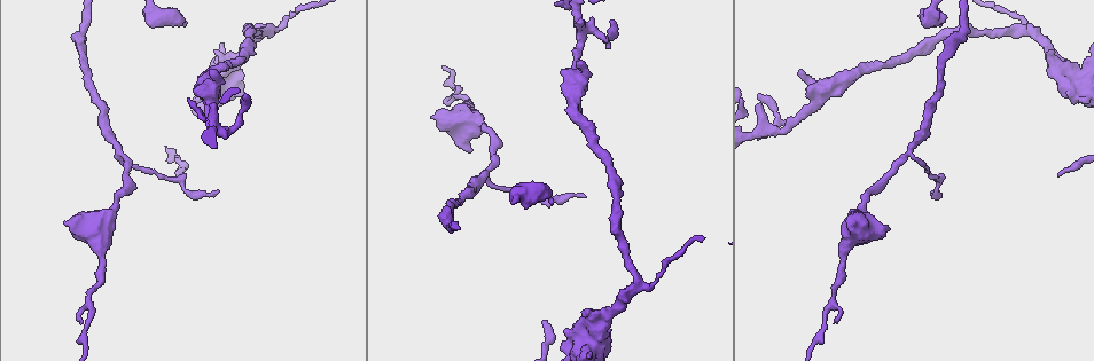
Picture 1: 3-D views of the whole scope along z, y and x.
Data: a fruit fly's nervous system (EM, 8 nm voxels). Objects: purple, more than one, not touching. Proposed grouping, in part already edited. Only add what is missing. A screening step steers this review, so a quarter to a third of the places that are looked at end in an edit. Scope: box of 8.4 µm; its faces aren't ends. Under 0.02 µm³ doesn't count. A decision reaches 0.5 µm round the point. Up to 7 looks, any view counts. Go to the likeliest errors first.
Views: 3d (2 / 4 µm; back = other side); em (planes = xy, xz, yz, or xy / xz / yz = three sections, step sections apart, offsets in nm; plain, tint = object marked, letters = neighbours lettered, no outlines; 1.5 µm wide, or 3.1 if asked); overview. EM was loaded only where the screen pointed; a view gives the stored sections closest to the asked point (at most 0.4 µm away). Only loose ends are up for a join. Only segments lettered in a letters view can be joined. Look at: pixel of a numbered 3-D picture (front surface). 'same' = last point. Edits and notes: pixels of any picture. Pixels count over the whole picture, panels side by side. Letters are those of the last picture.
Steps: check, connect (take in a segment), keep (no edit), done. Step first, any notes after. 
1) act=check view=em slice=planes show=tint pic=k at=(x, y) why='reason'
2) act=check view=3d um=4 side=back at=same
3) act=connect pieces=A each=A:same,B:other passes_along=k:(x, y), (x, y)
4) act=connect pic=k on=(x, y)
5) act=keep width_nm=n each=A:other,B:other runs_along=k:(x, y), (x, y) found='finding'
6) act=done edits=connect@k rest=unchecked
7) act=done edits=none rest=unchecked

act=check view=em slice=yz step=4 show=letters pic=1 at=(553, 203) why='branch stops here'

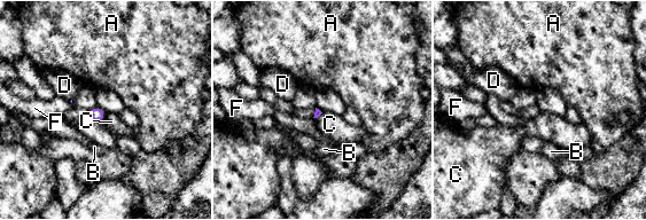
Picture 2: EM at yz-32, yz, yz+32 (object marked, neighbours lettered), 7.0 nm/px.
act=keep each=A:other,B:other,C:other,D:other,F:other found='no lettered segment goes on from it'

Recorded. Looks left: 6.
act=check view=em slice=planes show=tint pic=1 at=(801, 73) why='free end'

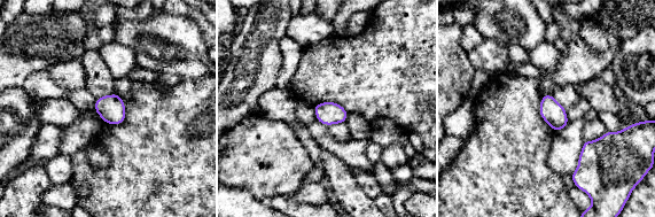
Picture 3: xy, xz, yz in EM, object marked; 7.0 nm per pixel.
act=check view=em slice=planes show=letters at=same why='what lies round it'

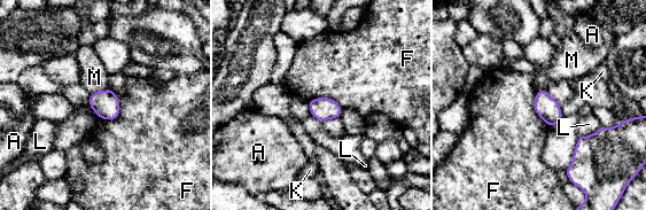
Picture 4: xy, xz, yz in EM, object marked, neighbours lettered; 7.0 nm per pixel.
act=keep each=A:other,F:other,K:other,L:other,M:other border=4:(117, 94), (118, 115), (99, 118) found='no lettered segment goes on from it'

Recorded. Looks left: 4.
act=check view=em slice=yz step=8 show=tint pic=1 at=(218, 192) why='thin end'

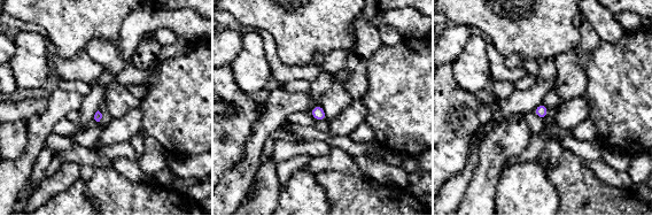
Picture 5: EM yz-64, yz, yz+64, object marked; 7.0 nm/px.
act=check view=em slice=planes show=letters at=same why='cut it another way'

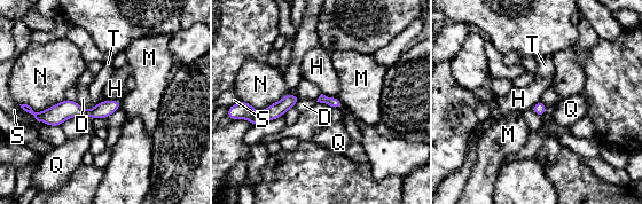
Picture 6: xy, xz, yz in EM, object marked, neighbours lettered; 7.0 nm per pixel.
act=keep each=D:other,H:other,M:other,N:other,Q:other,S:other,T:other runs_along=6:(117, 103), (53, 116) found='no lettered segment goes on from it'

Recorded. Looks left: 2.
act=done edits=none rest=unchecked

